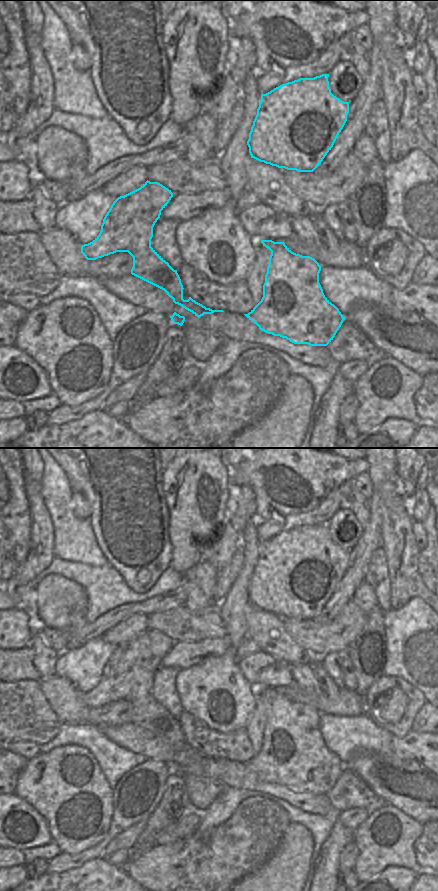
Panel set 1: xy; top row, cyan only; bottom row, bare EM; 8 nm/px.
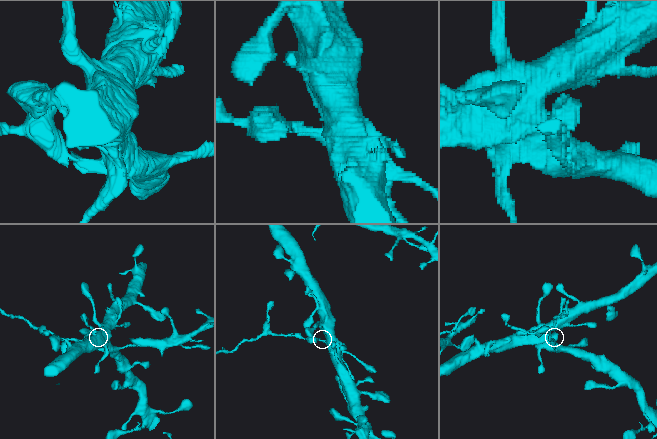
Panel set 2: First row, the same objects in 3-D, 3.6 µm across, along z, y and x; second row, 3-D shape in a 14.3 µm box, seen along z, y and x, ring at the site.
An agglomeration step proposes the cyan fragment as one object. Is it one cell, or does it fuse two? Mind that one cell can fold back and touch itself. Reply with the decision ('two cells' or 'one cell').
two cells

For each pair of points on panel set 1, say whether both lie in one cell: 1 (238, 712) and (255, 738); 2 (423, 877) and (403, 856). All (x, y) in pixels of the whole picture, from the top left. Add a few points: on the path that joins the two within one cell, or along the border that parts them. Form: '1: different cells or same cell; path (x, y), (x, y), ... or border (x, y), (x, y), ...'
1: different cells; border (256, 703), (244, 727)
2: different cells; border (420, 871), (417, 874)

